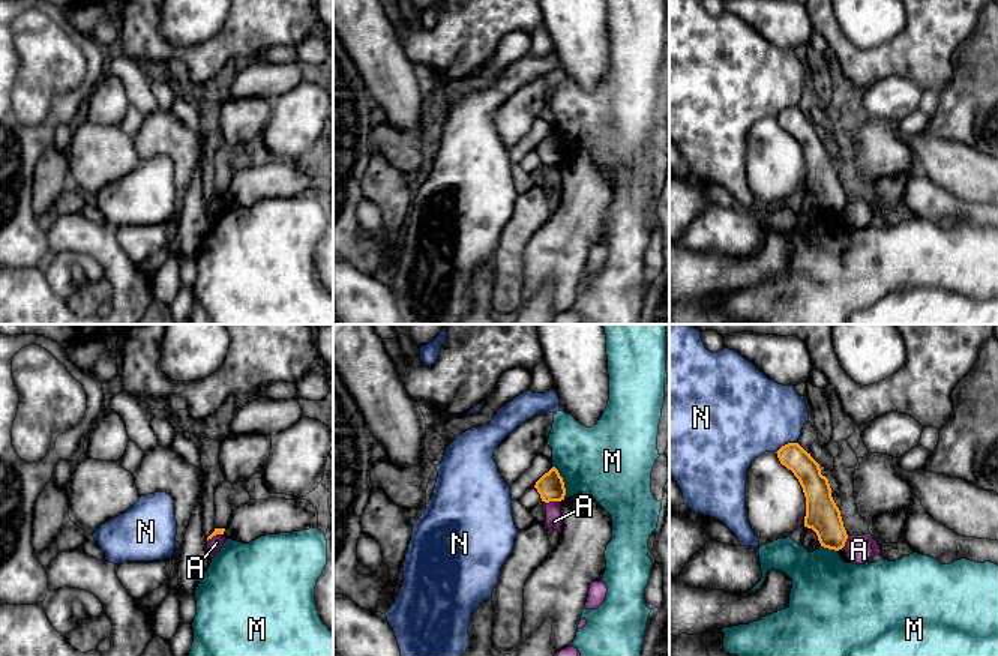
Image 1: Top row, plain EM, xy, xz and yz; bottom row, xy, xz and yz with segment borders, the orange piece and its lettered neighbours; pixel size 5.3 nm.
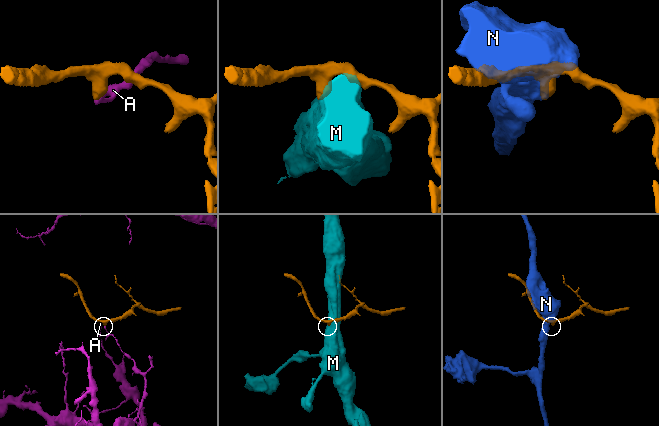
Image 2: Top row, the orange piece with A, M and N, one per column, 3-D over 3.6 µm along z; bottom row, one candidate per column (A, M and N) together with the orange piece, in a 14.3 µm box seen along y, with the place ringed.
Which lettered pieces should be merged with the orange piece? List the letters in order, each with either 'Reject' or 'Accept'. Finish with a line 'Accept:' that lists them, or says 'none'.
A: Reject
M: Reject
N: Reject
Accept: none

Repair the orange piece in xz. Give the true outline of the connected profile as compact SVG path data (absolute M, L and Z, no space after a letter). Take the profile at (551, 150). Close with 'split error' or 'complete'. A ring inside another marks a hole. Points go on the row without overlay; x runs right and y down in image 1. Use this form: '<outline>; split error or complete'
M552 131L548 137L545 137L534 149L537 156L540 158L542 165L561 165L566 159L566 152L563 141L558 134Z; complete

